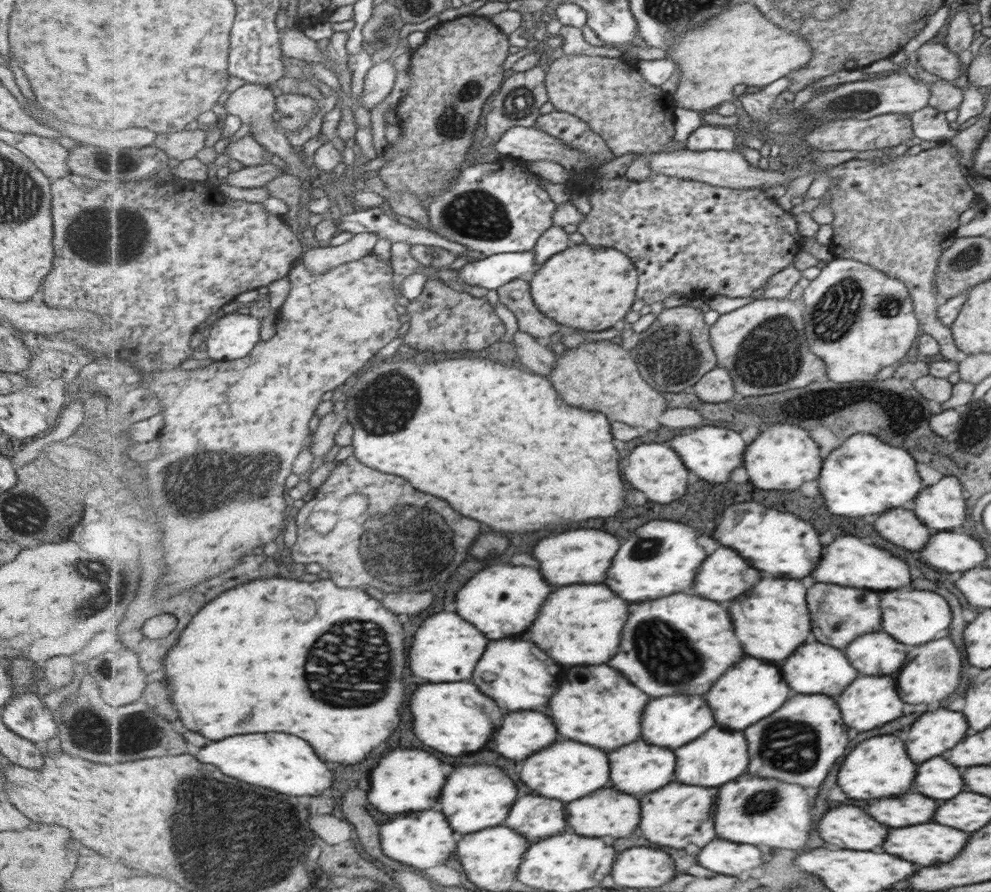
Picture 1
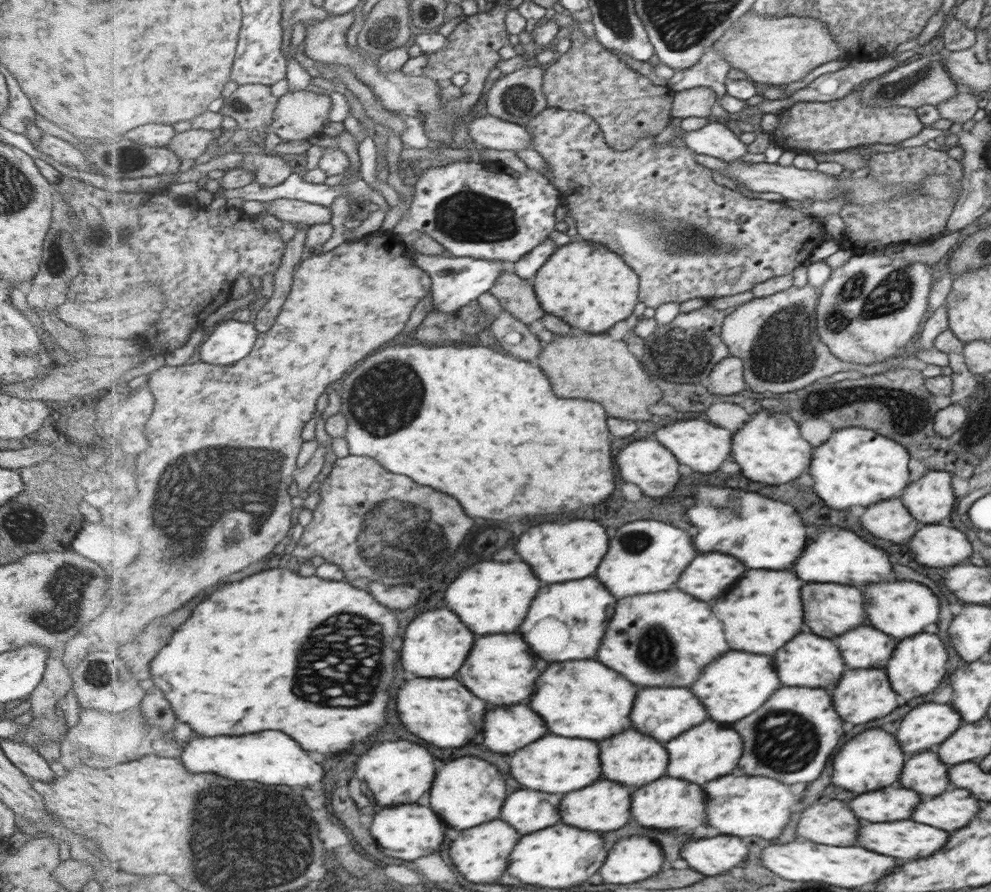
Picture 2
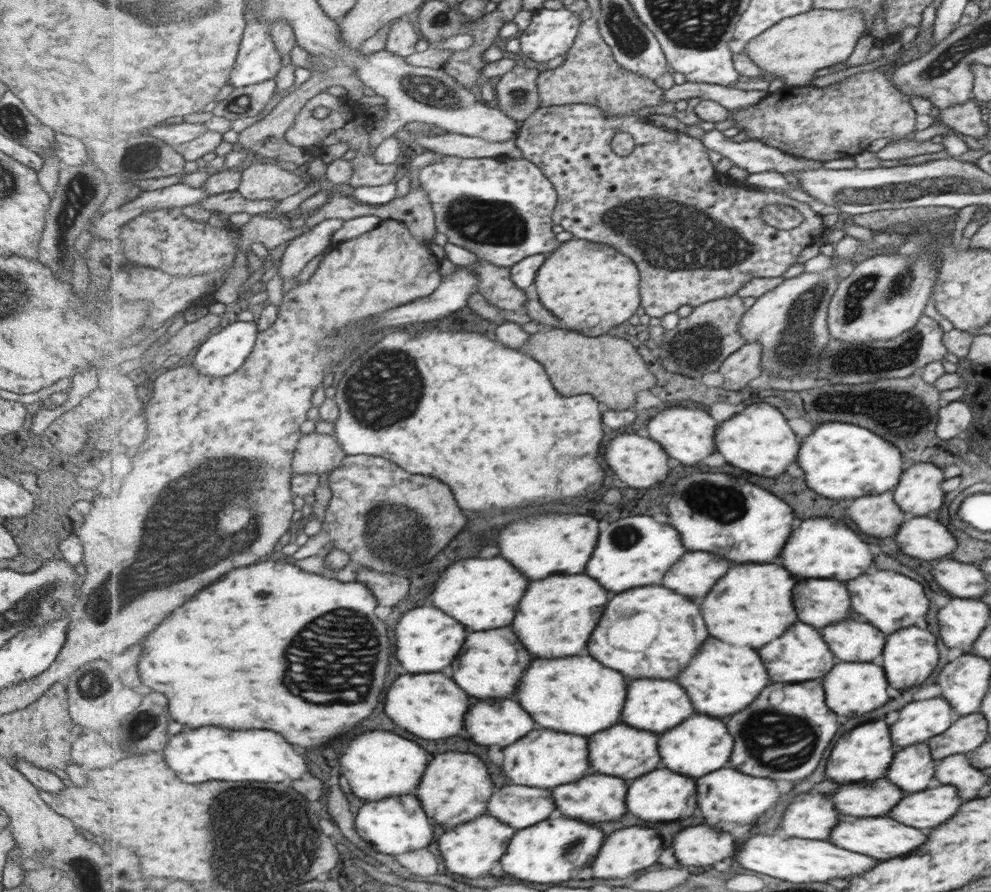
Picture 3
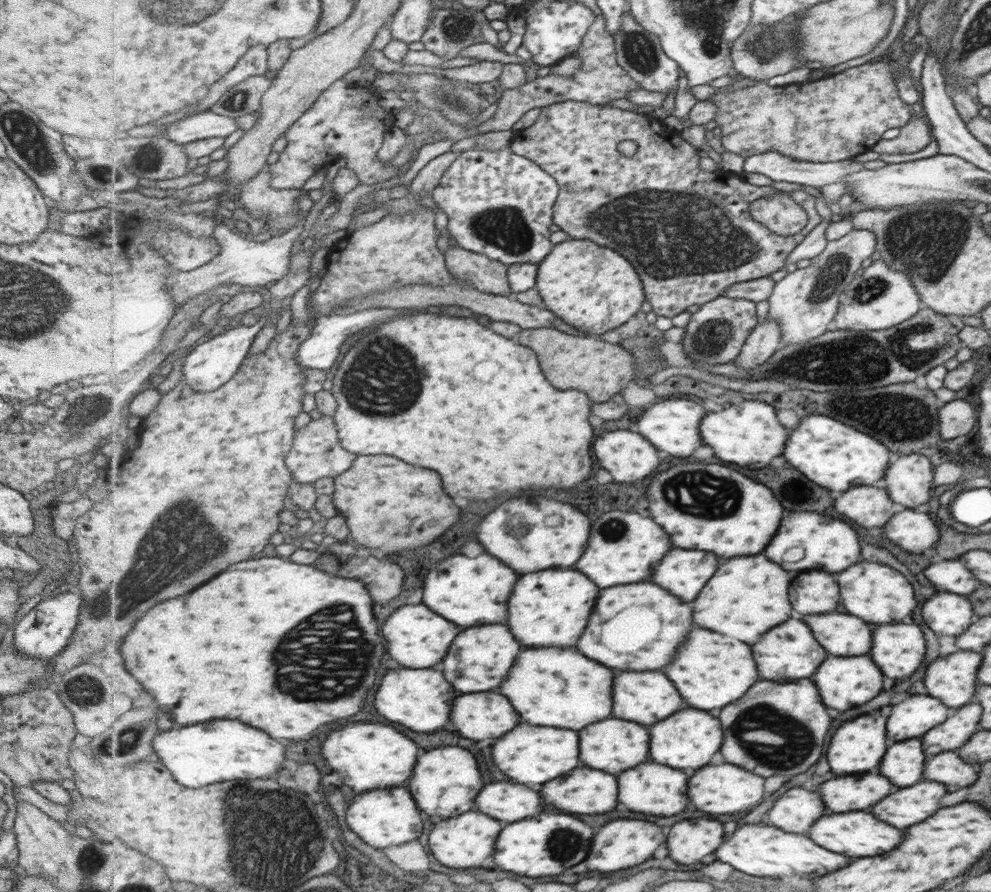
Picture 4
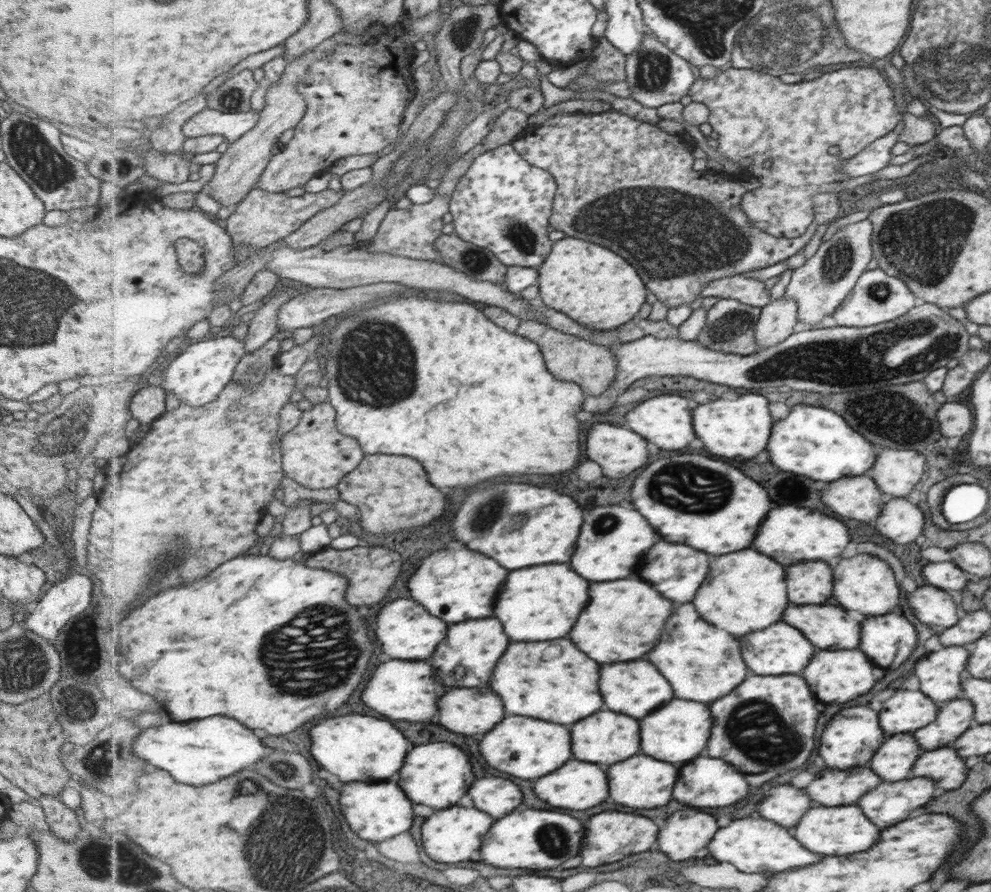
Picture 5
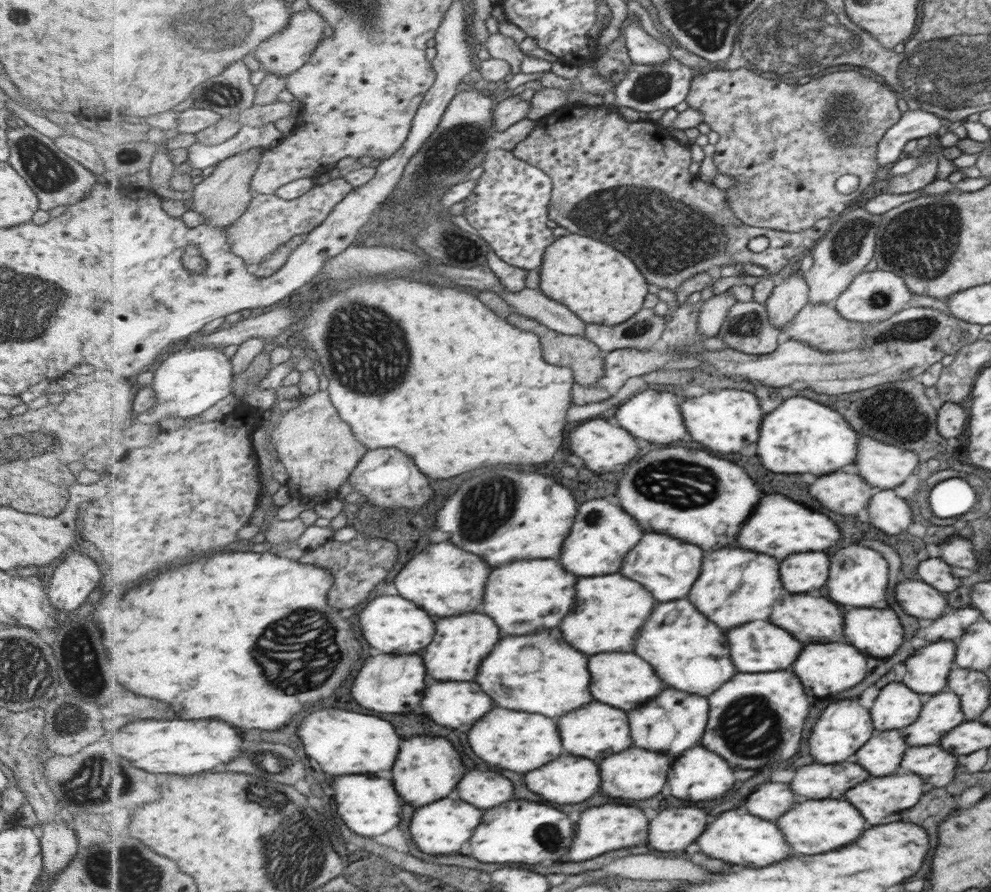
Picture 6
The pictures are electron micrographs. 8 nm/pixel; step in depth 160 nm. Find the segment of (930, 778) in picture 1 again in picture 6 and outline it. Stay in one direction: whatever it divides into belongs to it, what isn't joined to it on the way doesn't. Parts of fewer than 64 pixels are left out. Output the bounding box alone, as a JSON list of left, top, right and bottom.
[857,730,907,776]

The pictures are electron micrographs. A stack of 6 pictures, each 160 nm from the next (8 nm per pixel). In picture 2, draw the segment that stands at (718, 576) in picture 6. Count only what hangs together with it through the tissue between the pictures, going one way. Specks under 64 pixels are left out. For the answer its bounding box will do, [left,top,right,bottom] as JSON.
[715,570,803,656]

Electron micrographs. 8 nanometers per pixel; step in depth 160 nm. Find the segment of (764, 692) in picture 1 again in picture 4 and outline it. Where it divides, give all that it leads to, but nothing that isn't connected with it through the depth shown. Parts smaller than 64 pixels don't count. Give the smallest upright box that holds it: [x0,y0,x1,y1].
[665,628,759,710]

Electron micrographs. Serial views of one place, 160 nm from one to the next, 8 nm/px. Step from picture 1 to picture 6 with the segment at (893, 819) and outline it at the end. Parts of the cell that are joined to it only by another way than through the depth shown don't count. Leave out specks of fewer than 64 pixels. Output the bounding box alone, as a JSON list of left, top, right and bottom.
[793,762,867,798]

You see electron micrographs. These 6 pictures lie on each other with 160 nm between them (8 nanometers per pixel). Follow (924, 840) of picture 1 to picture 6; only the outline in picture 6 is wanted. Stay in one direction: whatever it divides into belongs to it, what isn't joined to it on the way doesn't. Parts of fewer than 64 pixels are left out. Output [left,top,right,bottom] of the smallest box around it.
[775,800,865,854]

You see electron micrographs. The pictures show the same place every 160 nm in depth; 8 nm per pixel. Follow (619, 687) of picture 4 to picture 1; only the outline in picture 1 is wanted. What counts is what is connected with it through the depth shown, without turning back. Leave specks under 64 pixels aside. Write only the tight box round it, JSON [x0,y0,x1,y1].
[643,696,715,750]

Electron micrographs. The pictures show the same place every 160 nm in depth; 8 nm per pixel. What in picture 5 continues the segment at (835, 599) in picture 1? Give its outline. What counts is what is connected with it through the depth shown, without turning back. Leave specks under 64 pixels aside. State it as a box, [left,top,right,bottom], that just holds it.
[789,562,831,604]

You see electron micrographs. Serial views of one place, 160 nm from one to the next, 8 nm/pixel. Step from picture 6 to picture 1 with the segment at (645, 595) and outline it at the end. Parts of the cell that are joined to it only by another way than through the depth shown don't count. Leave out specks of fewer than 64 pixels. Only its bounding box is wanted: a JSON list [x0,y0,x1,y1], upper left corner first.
[609,594,745,696]

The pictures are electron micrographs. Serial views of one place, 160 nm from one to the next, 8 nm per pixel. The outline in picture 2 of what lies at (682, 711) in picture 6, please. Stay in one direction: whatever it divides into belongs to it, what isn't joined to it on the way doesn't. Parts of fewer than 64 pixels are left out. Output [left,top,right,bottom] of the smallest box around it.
[667,720,743,786]

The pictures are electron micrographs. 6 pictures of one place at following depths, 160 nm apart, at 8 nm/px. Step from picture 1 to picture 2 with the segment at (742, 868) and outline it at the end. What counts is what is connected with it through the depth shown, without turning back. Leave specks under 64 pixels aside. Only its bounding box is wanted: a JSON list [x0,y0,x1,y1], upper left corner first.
[681,835,749,876]

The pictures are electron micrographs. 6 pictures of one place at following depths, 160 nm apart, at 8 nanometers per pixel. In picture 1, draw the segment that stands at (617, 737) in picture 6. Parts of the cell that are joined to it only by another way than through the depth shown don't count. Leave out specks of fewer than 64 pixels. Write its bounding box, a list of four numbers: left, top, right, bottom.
[609,740,677,794]

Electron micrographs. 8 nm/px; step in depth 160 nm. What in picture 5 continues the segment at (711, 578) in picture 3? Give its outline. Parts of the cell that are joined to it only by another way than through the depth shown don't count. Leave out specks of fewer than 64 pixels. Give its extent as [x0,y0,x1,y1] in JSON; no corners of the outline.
[639,542,709,604]

